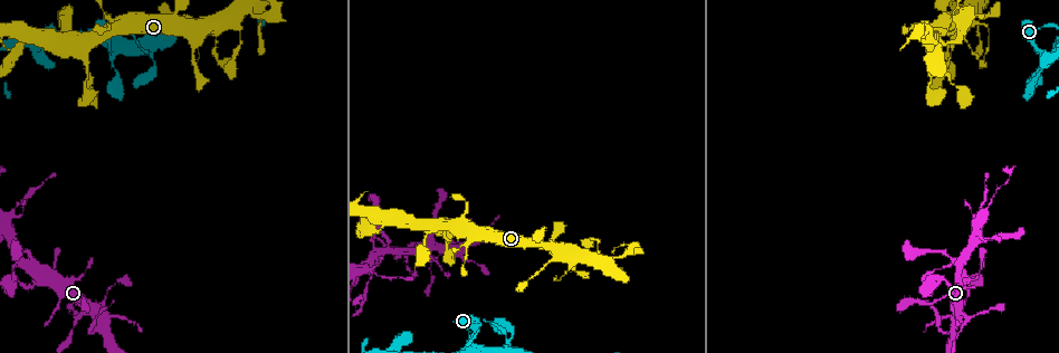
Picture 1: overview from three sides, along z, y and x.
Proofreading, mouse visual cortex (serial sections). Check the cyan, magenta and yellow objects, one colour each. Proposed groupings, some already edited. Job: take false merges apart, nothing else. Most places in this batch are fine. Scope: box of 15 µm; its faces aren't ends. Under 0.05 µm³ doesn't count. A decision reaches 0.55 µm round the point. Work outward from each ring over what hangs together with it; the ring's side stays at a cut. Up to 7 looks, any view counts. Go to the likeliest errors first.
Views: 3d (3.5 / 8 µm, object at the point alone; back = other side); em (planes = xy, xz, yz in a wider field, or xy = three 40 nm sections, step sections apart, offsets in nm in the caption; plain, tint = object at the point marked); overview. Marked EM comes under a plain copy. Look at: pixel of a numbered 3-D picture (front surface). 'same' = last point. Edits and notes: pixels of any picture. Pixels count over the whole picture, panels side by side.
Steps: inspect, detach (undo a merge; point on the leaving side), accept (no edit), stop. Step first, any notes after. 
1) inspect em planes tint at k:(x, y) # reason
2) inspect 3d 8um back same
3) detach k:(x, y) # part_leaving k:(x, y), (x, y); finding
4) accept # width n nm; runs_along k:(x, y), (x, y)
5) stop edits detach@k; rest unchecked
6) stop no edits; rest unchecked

inspect 3d 3.5um at 1:(113, 61) # sharp bend

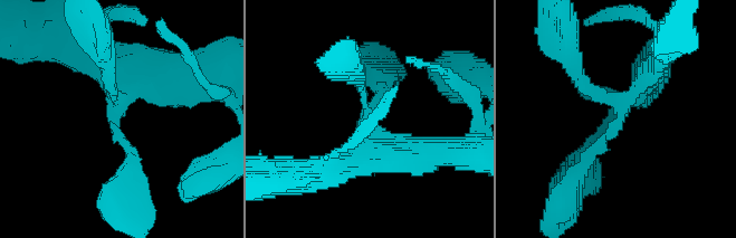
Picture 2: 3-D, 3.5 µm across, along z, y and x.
inspect em xy step 1 tint at 2:(114, 124) # arms 4; arm_widths 200, 200, 250, 250 nm; need the tissue

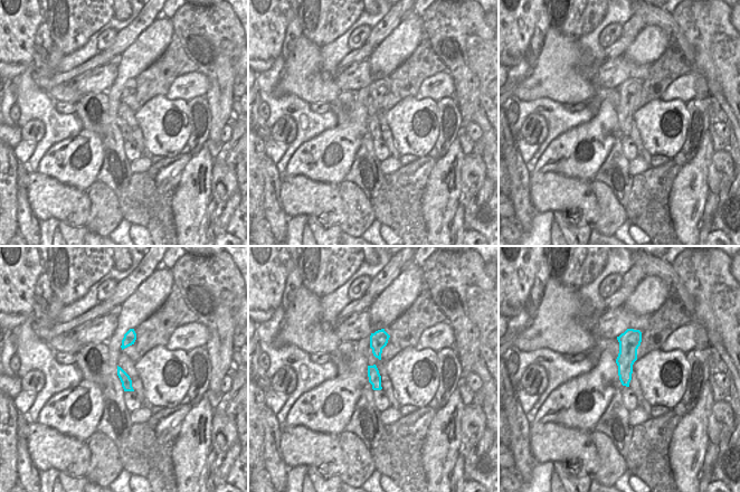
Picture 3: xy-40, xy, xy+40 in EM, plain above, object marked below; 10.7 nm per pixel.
accept # continuous, no second cell

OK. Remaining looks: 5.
inspect 3d 8um at 1:(106, 17) # thick turns thin

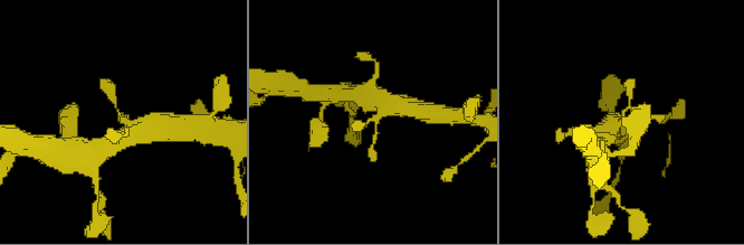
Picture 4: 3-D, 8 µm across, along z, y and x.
inspect em xy step 1 tint at 4:(374, 118)

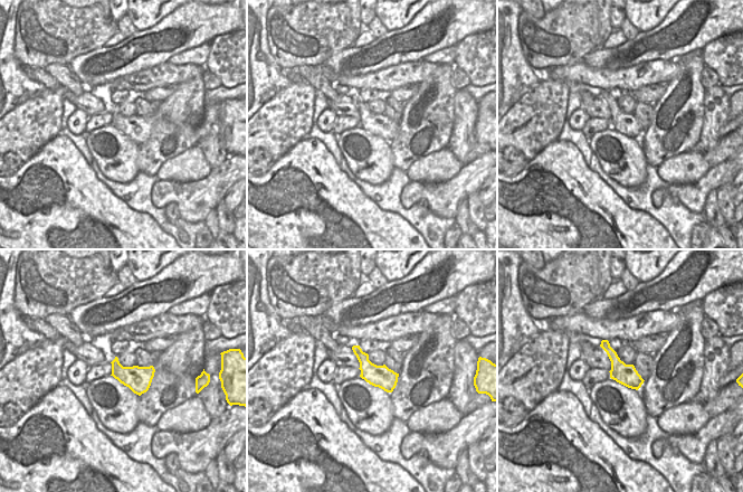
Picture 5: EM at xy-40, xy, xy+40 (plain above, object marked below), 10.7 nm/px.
accept # runs_along 5:(605, 342), (617, 365), (636, 386); one cell here

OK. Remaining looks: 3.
inspect 3d 3.5um at 1:(401, 250) # sudden change in width

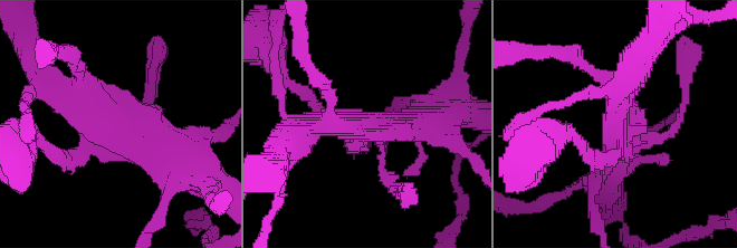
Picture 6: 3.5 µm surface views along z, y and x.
inspect em xy step 3 tint at 6:(118, 130)

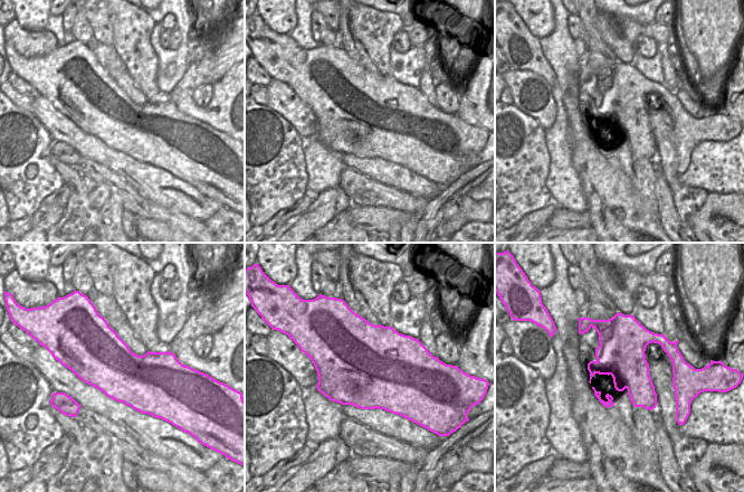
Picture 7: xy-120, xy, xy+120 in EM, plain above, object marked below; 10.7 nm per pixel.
inspect em planes tint same # another direction

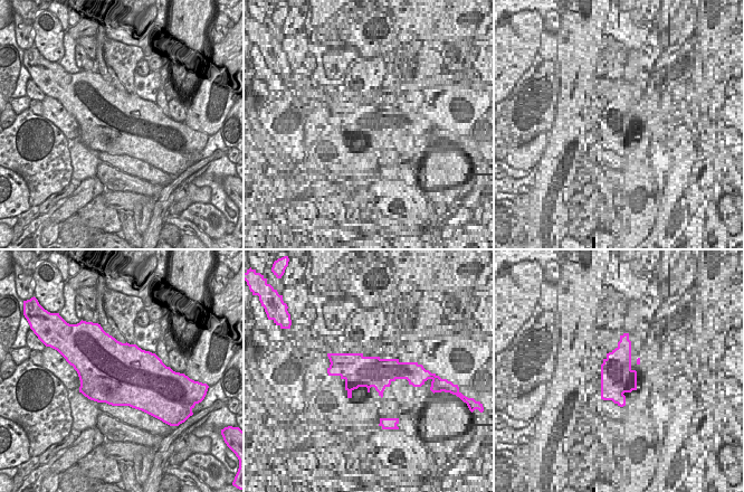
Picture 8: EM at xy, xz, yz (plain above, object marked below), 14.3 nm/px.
accept # runs_along 6:(182, 167), (56, 92); continuous, no second cell

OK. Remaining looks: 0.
stop no edits; rest unchecked

